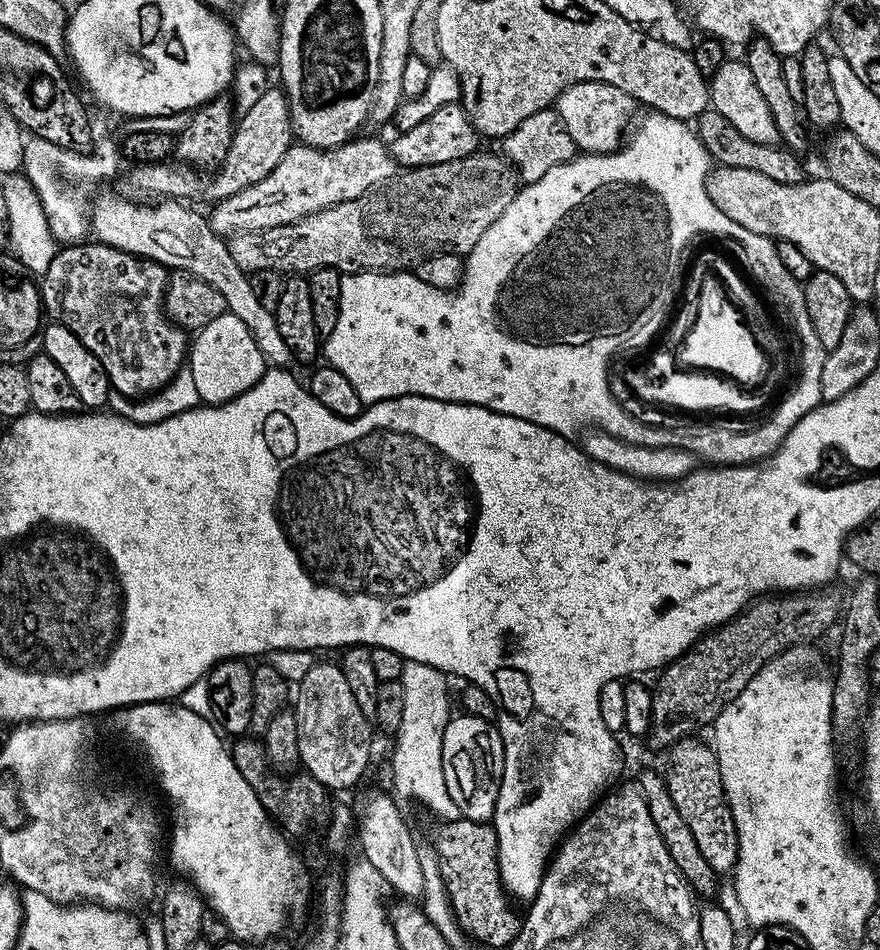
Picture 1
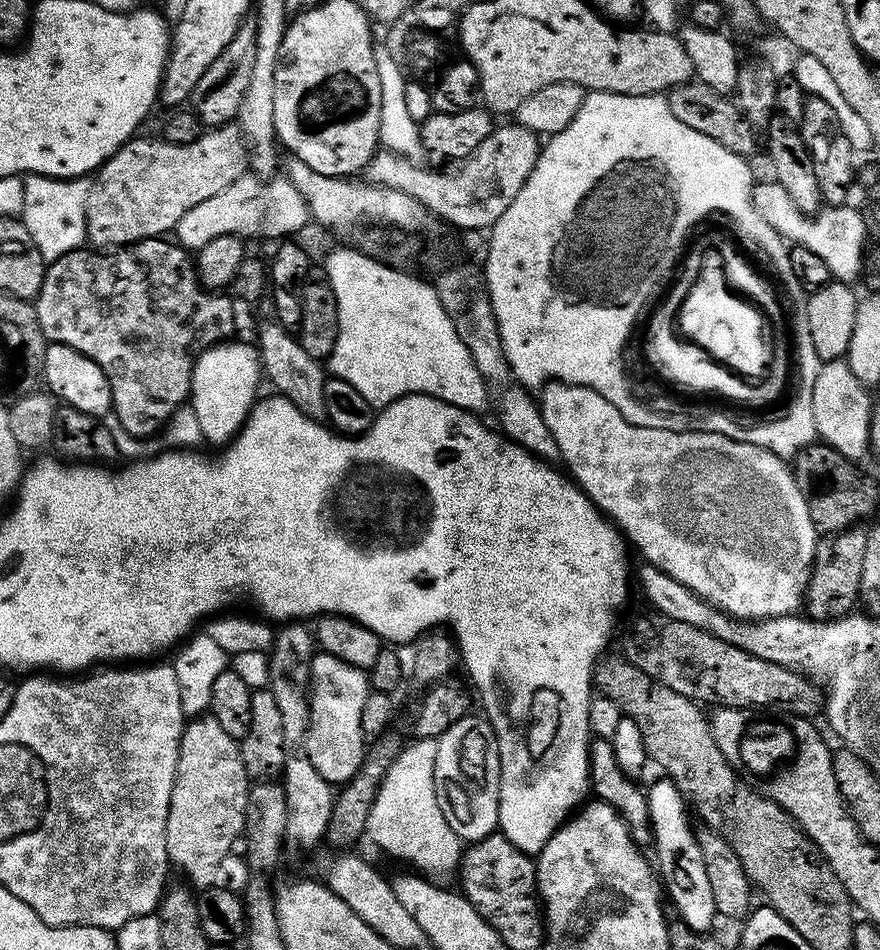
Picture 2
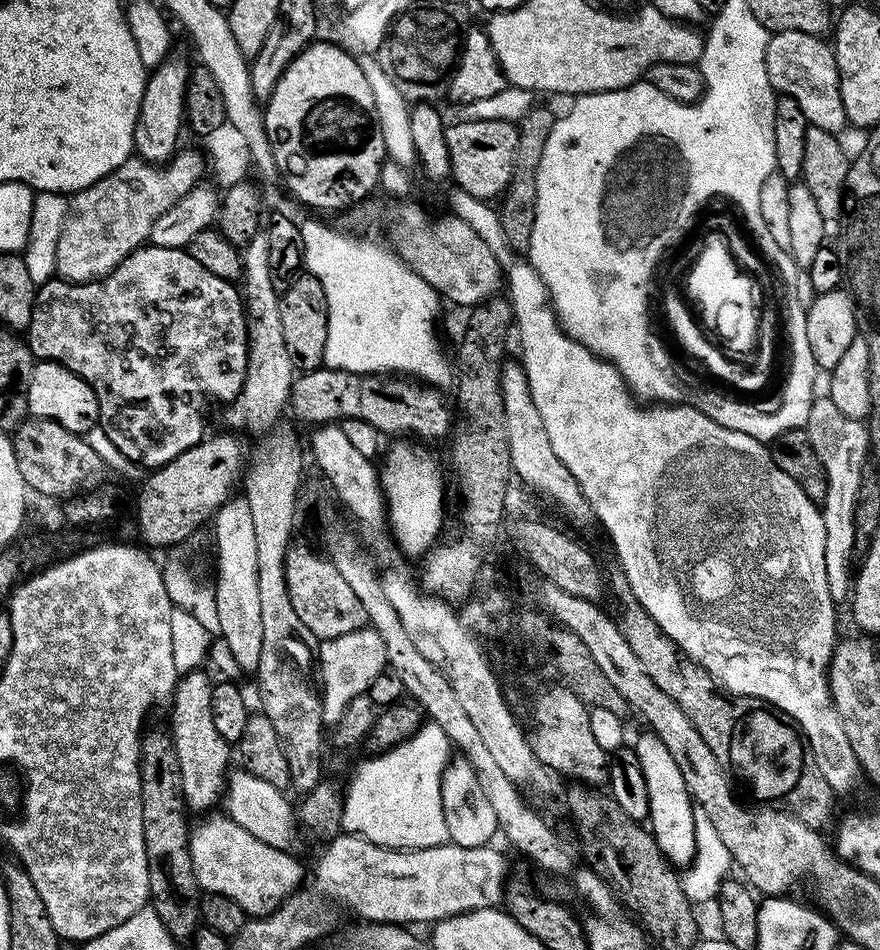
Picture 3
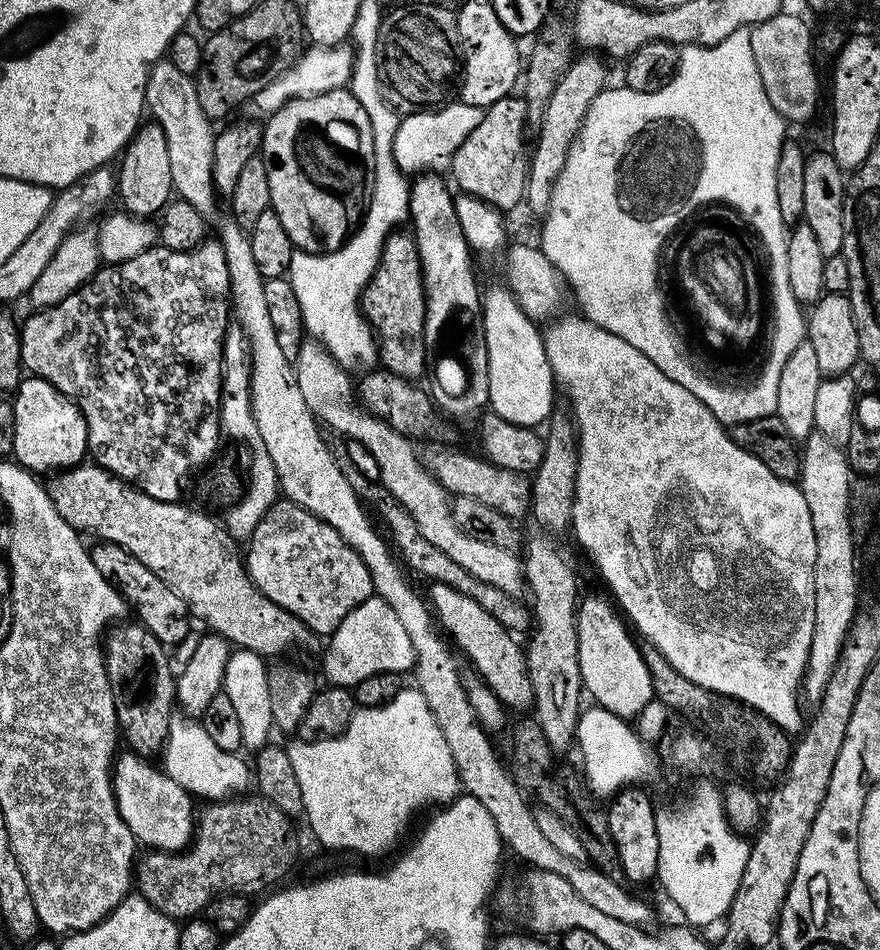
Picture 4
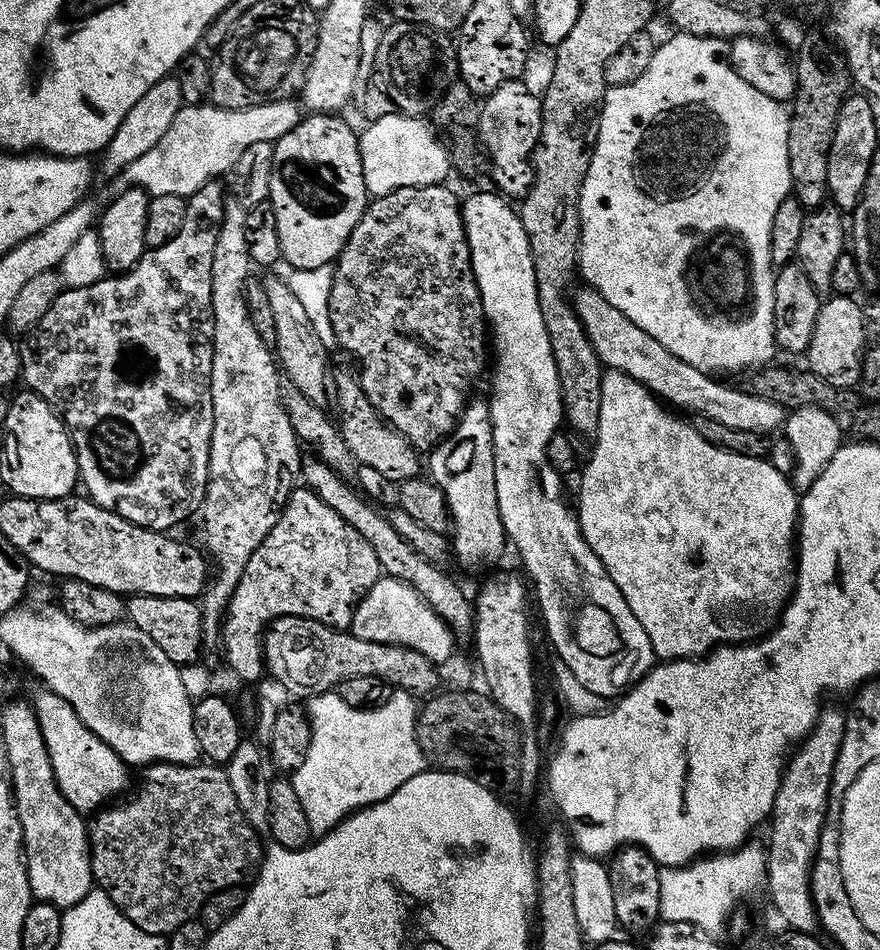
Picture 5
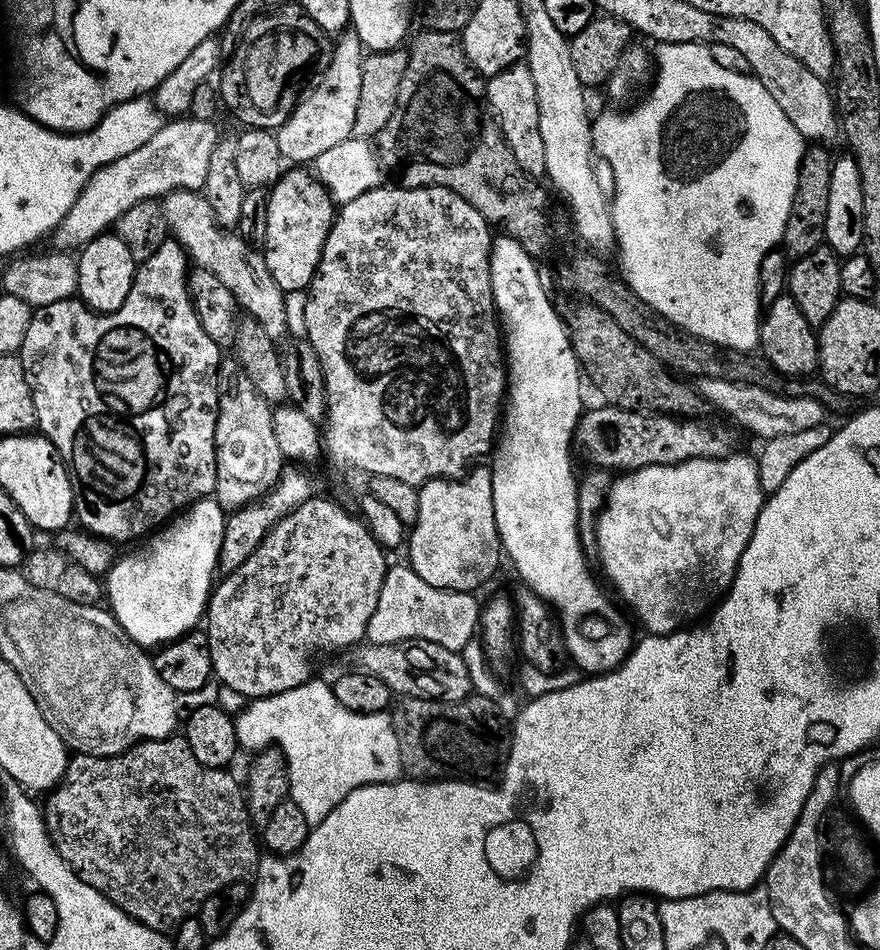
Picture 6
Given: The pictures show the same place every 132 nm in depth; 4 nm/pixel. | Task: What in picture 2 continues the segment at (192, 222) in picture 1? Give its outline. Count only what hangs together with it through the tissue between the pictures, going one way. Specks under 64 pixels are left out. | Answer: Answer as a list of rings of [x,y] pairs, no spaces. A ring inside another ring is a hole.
[[[270,320],[264,323],[259,332],[258,341],[260,367],[266,380],[273,384],[275,391],[286,397],[298,410],[302,410],[313,420],[320,422],[326,417],[326,402],[323,400],[323,386],[326,379],[326,368],[321,361],[310,358],[302,350],[299,339],[291,331],[281,327],[279,321]]]

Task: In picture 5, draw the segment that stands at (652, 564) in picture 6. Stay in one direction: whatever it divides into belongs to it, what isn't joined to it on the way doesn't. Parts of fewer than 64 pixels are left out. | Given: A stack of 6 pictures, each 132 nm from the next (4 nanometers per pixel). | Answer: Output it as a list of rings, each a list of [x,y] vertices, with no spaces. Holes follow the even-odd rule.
[[[605,371],[598,406],[598,430],[594,437],[596,445],[580,476],[578,507],[580,529],[586,542],[594,554],[598,554],[602,566],[606,566],[610,578],[614,578],[614,586],[622,590],[626,606],[634,610],[634,618],[642,622],[642,630],[646,630],[657,657],[664,662],[700,658],[719,645],[751,641],[757,635],[756,624],[775,621],[784,611],[794,587],[794,537],[798,532],[798,493],[787,475],[776,470],[768,458],[746,457],[711,445],[688,420],[679,420],[675,415],[679,416],[634,378],[624,372]]]

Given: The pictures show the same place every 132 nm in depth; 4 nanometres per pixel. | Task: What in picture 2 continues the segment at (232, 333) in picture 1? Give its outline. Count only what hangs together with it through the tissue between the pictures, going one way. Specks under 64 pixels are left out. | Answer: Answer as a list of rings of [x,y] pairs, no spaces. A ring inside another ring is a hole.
[[[235,340],[220,341],[204,351],[192,365],[191,390],[189,405],[198,417],[198,426],[202,429],[204,440],[222,446],[229,443],[244,424],[249,410],[255,403],[258,393],[258,382],[262,380],[259,349],[252,343],[234,342]]]

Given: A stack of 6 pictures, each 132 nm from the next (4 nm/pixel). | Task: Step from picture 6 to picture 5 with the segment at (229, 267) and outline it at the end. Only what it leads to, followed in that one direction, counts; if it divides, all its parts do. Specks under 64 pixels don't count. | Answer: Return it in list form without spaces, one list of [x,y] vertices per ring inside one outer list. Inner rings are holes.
[[[276,276],[263,277],[262,283],[266,290],[266,298],[270,298],[270,311],[274,314],[274,334],[276,346],[274,349],[275,359],[286,377],[287,383],[293,384],[310,402],[324,406],[330,400],[330,374],[328,378],[328,352],[329,349],[314,334],[314,325],[298,302],[294,290],[290,290],[287,279]]]

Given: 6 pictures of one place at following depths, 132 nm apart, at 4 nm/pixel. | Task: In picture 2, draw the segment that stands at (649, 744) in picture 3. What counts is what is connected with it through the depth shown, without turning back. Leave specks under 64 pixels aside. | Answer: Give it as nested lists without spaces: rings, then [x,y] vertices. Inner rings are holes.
[[[659,779],[646,788],[648,807],[652,814],[654,845],[656,844],[654,864],[667,899],[669,896],[676,907],[675,915],[695,932],[708,932],[717,923],[718,913],[706,875],[706,862],[702,862],[702,850],[696,841],[696,832],[688,821],[686,798],[671,780]]]

